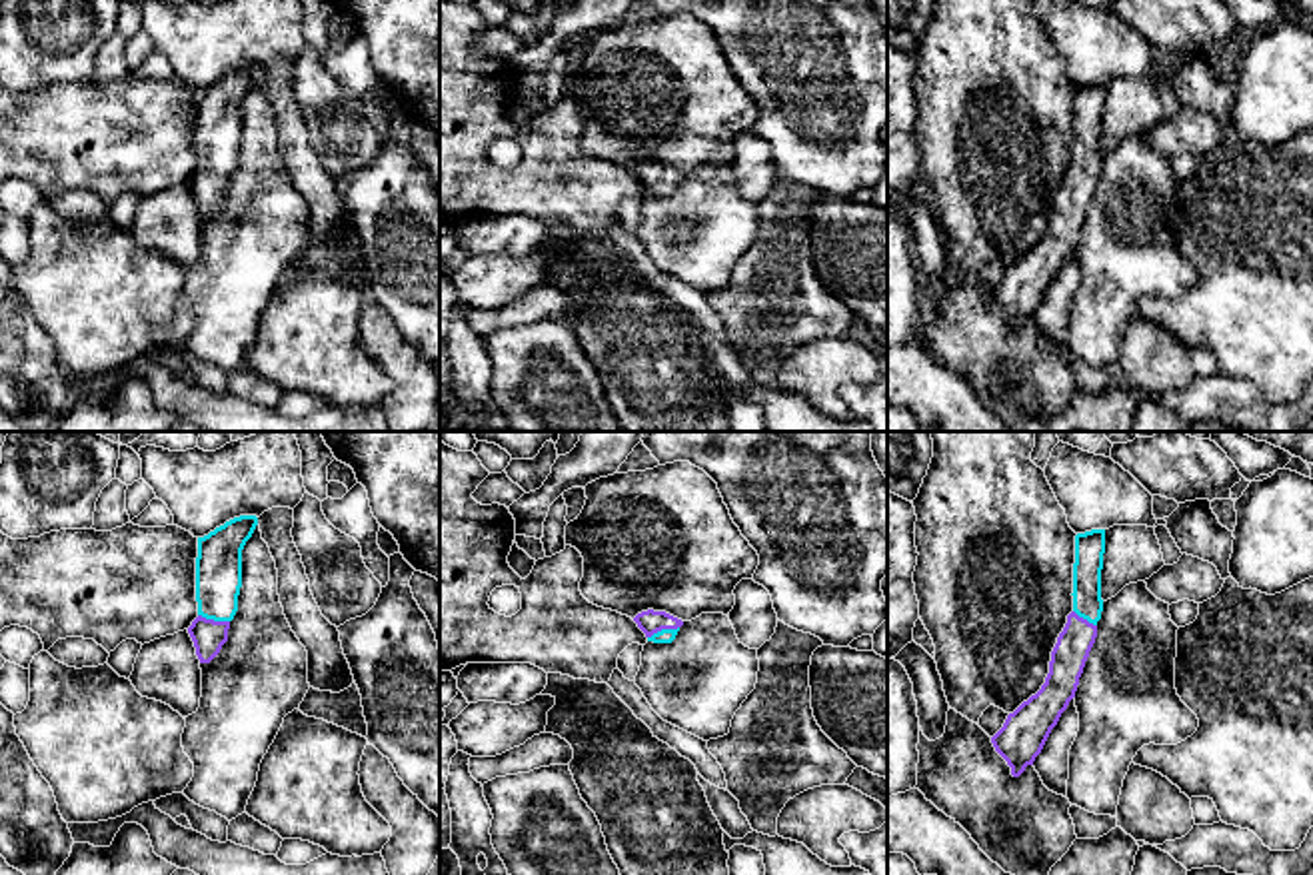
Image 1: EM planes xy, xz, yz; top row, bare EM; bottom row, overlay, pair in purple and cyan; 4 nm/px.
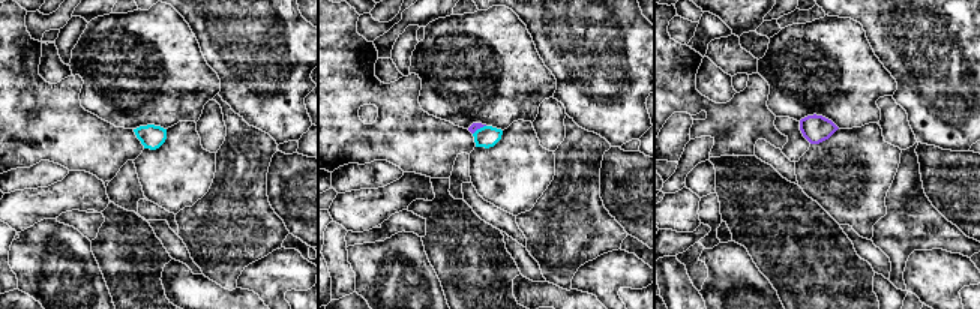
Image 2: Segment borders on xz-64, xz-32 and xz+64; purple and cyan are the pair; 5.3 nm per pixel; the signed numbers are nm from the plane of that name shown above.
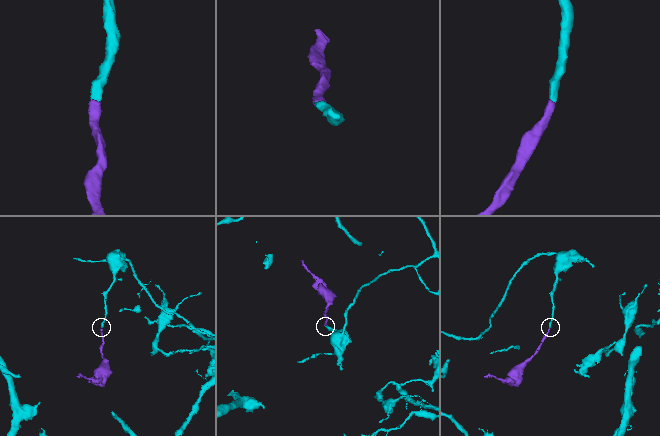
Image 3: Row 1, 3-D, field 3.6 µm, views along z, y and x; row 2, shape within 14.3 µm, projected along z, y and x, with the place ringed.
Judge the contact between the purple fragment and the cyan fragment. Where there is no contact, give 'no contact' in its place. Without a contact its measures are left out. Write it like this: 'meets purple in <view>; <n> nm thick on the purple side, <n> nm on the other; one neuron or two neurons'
meets purple in xy; 140 nm thick on the purple side, 190 nm on the other; one neuron

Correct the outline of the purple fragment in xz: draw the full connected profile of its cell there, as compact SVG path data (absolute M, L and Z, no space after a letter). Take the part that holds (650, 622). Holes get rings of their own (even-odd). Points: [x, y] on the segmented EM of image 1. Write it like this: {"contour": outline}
{"contour": "M642 611L634 617L638 627L646 633L648 641L654 643L671 643L683 625L681 619L665 613L665 611Z"}

